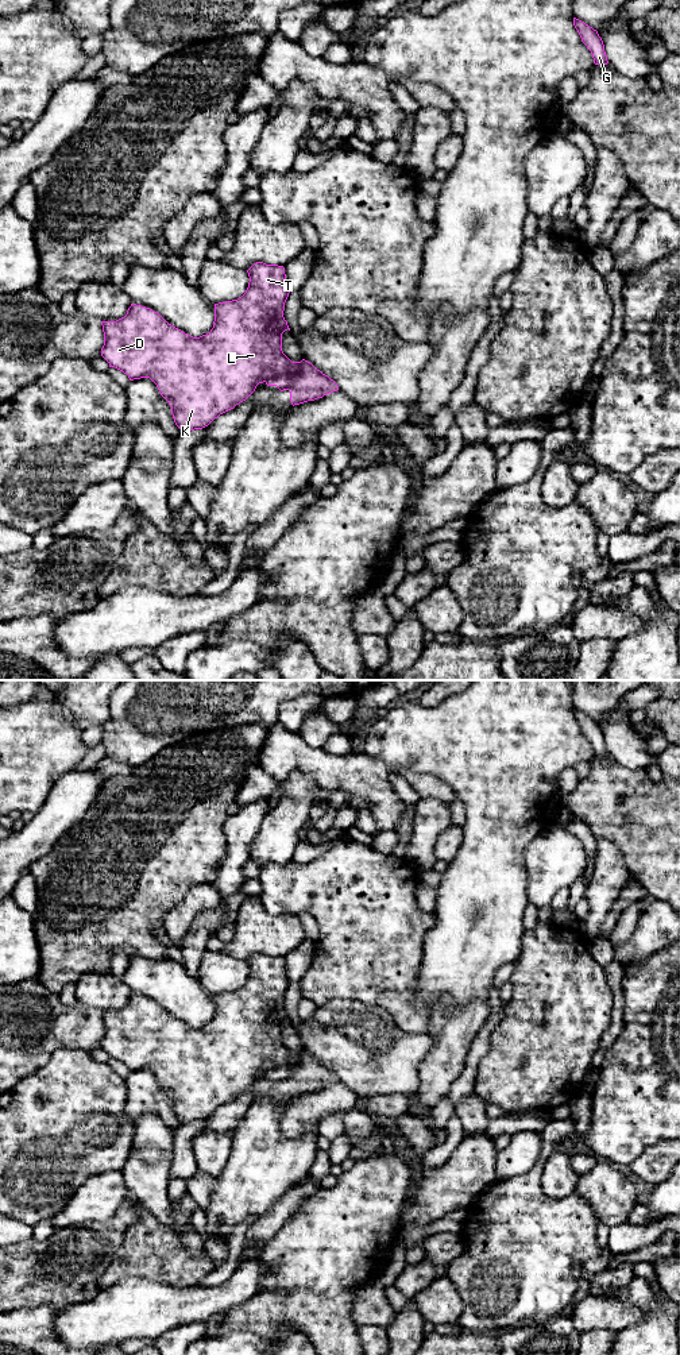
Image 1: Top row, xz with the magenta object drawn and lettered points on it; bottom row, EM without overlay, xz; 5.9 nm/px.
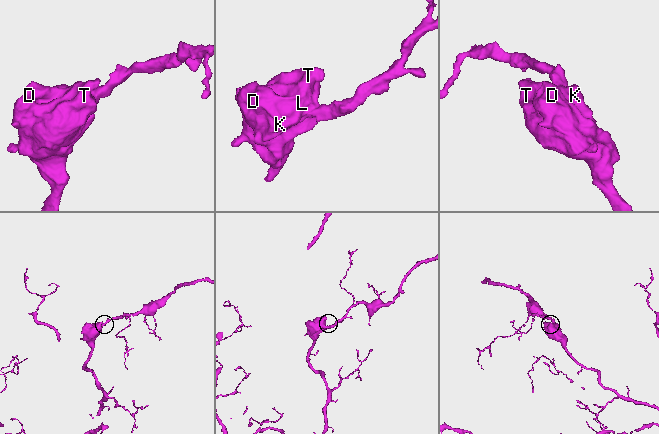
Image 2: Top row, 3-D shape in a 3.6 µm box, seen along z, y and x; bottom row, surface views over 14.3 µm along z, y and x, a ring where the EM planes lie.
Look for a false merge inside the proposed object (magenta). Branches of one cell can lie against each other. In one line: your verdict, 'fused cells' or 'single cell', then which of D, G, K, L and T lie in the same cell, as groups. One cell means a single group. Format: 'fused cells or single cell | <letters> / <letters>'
fused cells | D K L T / G

